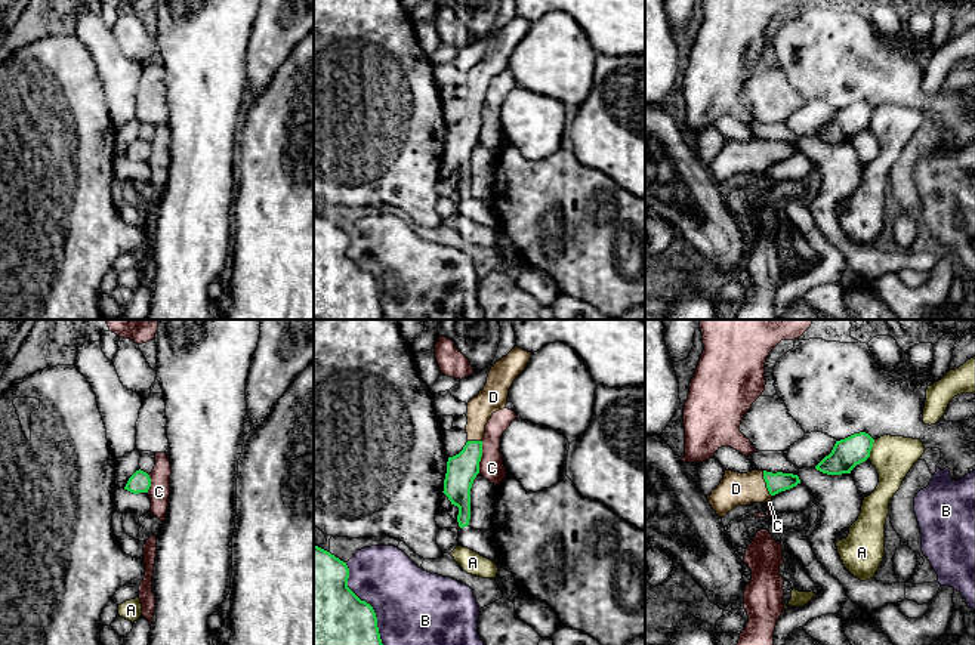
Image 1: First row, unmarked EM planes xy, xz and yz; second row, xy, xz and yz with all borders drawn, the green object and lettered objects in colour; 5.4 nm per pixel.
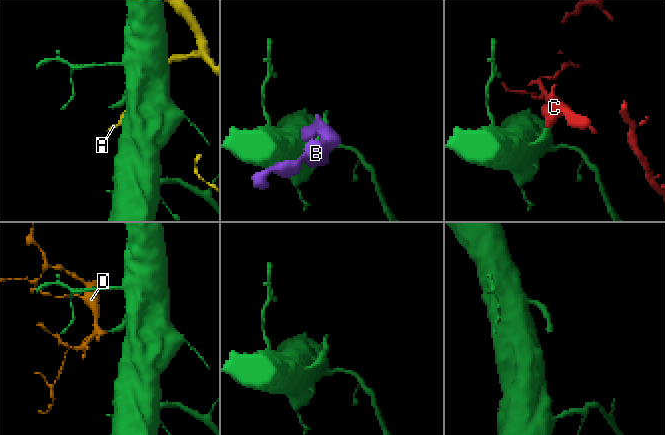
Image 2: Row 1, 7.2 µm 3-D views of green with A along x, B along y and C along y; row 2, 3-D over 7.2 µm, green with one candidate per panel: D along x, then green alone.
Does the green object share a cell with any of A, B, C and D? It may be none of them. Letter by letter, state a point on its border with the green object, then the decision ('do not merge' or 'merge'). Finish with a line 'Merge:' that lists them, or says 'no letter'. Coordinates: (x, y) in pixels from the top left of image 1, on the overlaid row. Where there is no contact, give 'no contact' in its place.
A: yz (870, 448) | do not merge
B: xz (366, 602) | do not merge
C: xz (481, 456) | do not merge
D: yz (767, 484) | merge
Merge: D

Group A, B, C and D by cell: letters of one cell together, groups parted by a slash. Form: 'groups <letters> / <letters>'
groups A / B / C / D

